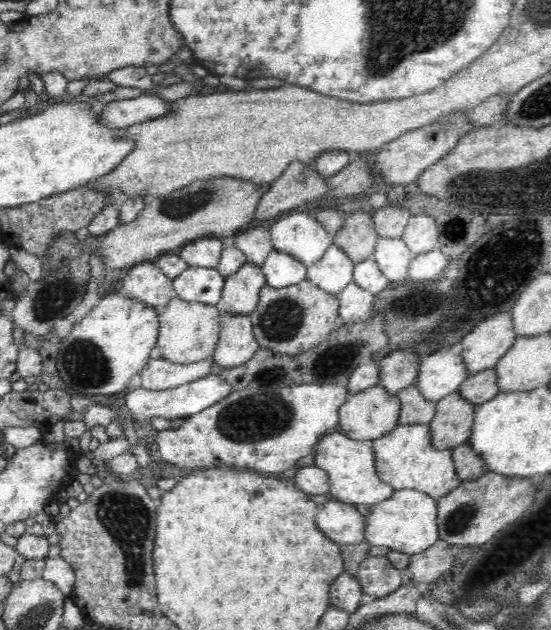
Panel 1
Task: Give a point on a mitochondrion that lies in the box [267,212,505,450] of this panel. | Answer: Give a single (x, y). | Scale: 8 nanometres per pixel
(347, 352)

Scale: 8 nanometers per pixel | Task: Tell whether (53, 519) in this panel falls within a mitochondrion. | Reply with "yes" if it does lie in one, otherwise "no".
no

